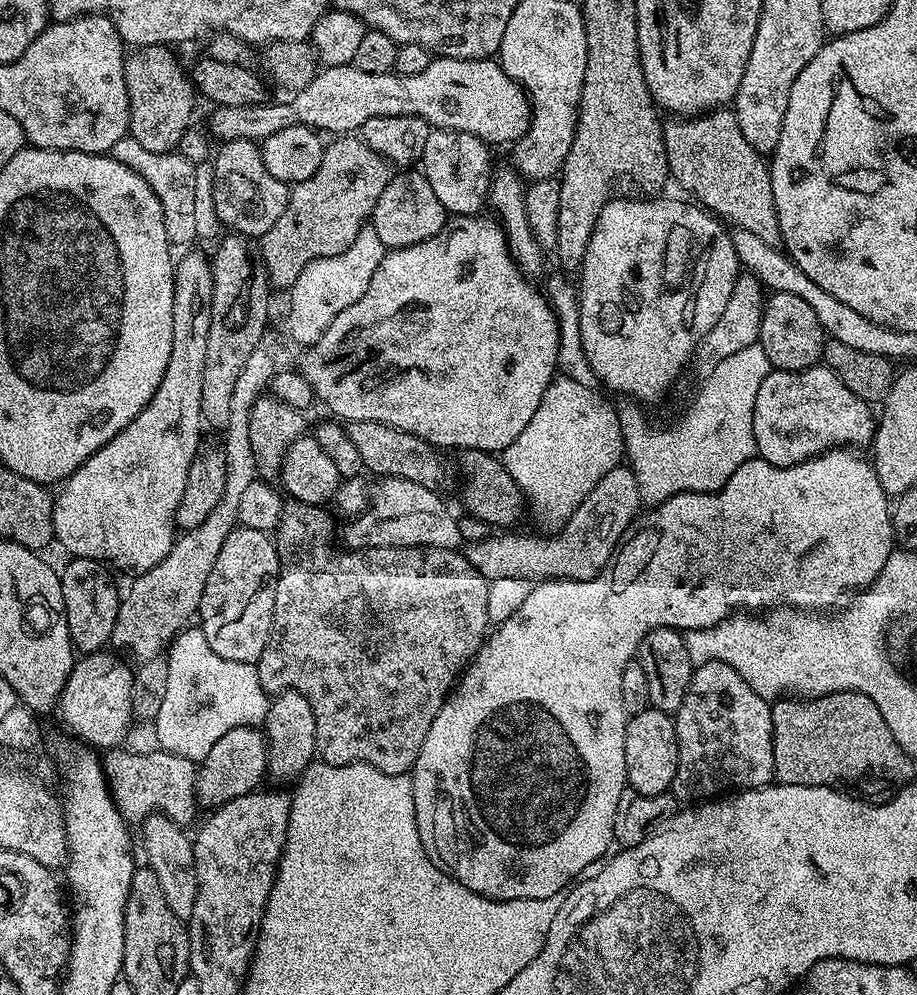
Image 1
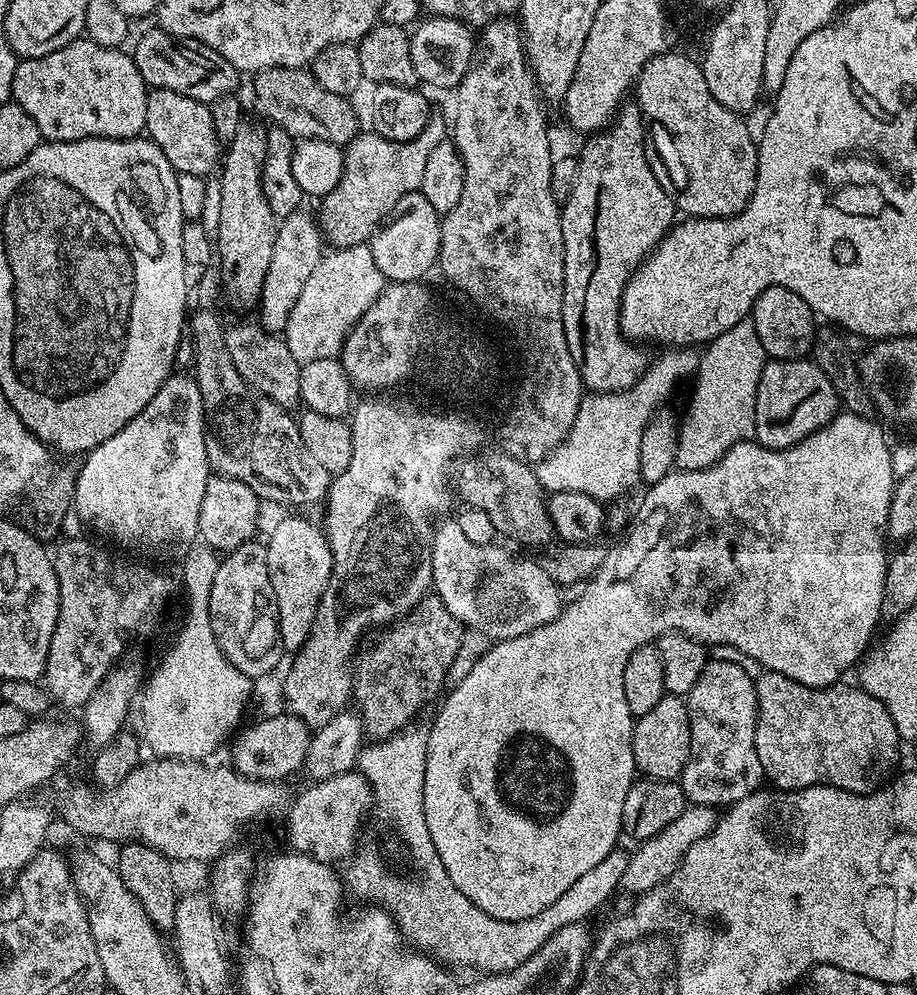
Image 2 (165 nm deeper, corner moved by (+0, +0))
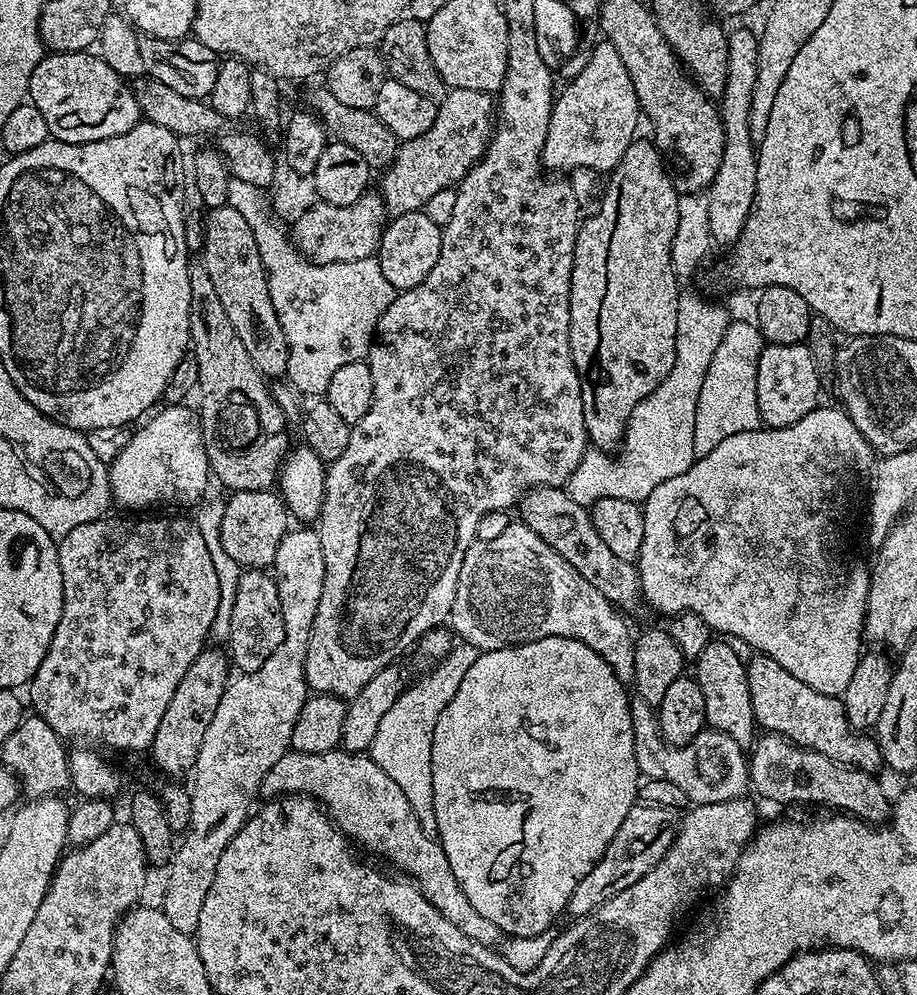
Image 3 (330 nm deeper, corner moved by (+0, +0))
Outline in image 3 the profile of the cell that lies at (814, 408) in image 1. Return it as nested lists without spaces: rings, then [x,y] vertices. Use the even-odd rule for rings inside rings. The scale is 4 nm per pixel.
[[[807,343],[803,344],[768,344],[758,358],[758,410],[760,419],[769,428],[785,428],[810,414],[818,406],[822,377],[816,370],[816,363],[810,354]]]

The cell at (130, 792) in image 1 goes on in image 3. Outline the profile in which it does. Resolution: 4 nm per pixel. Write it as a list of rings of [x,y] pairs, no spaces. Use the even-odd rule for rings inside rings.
[[[333,750],[322,754],[302,754],[301,752],[288,751],[282,759],[274,762],[272,769],[266,773],[260,784],[259,795],[264,798],[283,798],[285,796],[310,796],[326,813],[329,820],[336,825],[336,829],[357,849],[365,848],[384,860],[393,864],[397,873],[403,874],[407,879],[419,888],[425,898],[432,903],[453,926],[458,926],[466,938],[478,942],[484,948],[492,948],[499,945],[502,933],[490,918],[478,914],[472,903],[466,898],[466,890],[458,886],[458,878],[454,878],[454,870],[450,870],[450,858],[442,850],[439,839],[436,836],[428,836],[426,830],[422,830],[422,822],[418,822],[418,814],[414,814],[414,806],[402,794],[402,789],[386,775],[386,770],[372,761],[371,755],[357,754],[343,750]]]

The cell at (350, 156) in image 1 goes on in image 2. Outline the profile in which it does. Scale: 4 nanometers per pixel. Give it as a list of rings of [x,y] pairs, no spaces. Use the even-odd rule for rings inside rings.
[[[439,118],[429,120],[418,138],[406,142],[394,142],[371,130],[360,130],[344,148],[344,169],[338,186],[319,201],[318,223],[323,239],[327,243],[329,240],[333,249],[368,244],[395,204],[406,194],[420,191],[426,162],[430,162],[430,154],[445,140],[446,124]]]

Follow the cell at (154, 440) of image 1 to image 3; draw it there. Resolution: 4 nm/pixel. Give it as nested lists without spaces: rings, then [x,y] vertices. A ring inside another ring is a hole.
[[[184,404],[162,408],[139,425],[141,428],[129,438],[128,444],[121,446],[112,464],[110,460],[107,465],[111,499],[124,508],[160,510],[163,504],[169,504],[172,510],[191,509],[201,503],[208,488],[210,469],[199,415]]]

